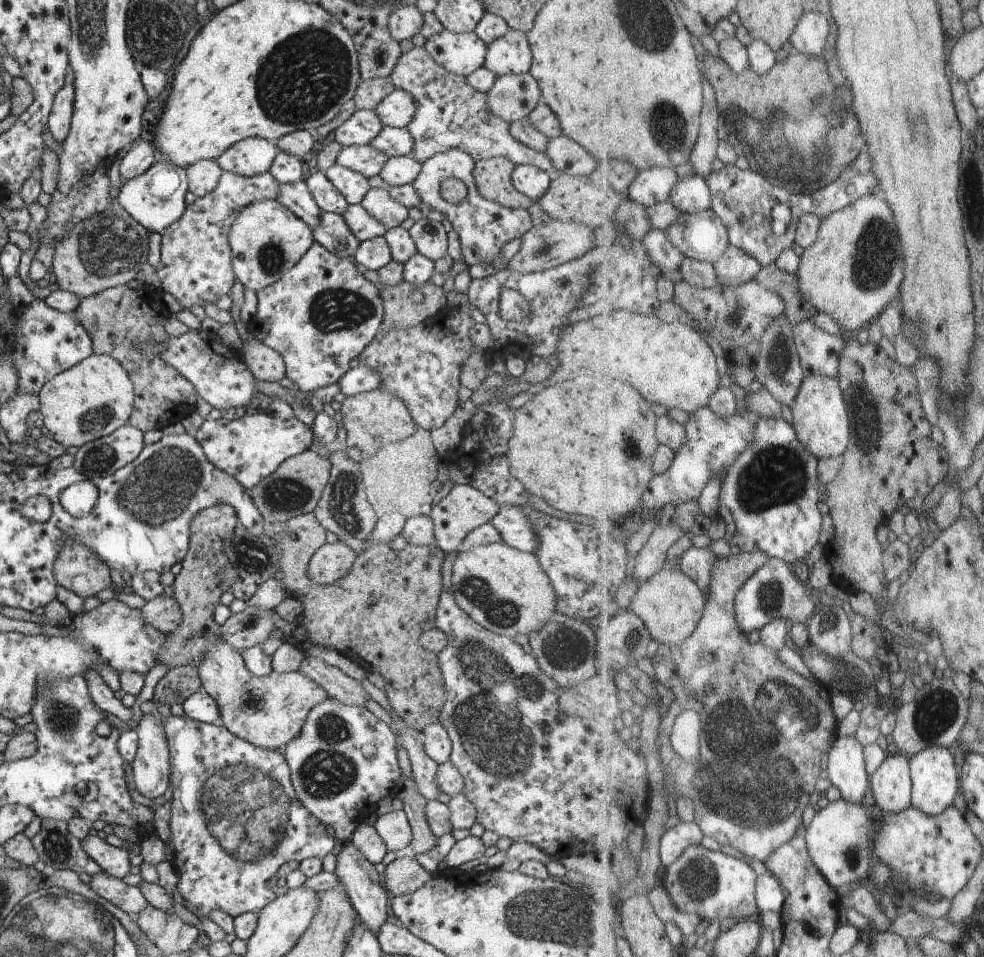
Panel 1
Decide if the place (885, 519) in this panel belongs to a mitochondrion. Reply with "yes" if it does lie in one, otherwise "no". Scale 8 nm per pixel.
no

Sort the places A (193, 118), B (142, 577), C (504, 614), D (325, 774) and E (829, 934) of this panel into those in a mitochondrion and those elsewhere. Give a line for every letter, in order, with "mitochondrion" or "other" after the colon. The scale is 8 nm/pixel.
A: other
B: other
C: mitochondrion
D: mitochondrion
E: other

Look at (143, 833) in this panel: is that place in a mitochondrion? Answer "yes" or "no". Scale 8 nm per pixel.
no

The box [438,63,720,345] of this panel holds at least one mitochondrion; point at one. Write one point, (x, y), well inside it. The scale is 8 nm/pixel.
(667, 124)

